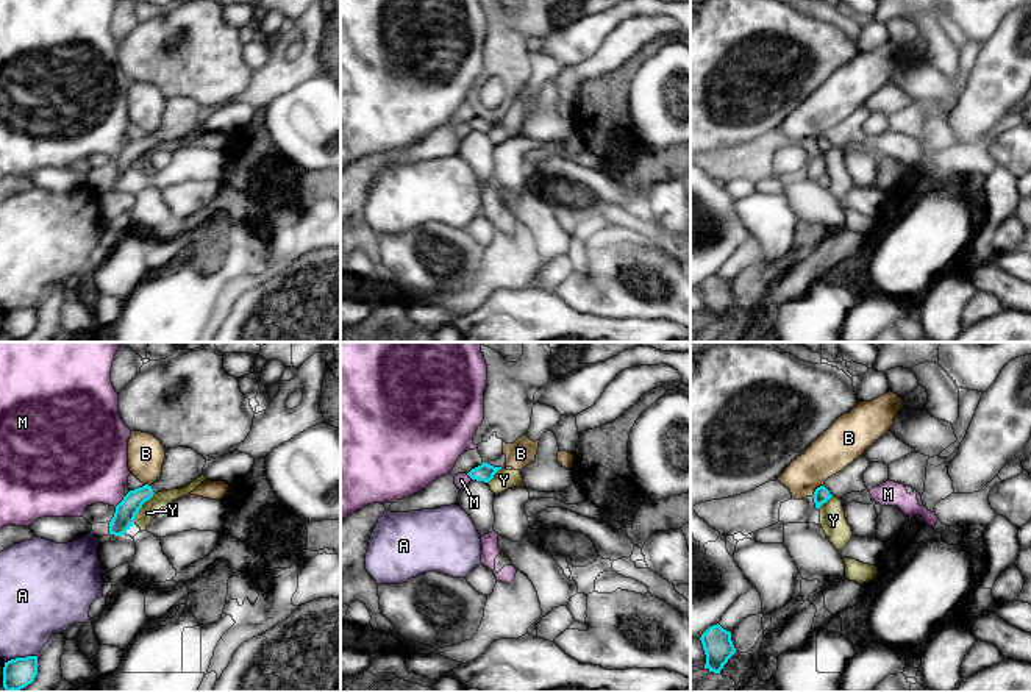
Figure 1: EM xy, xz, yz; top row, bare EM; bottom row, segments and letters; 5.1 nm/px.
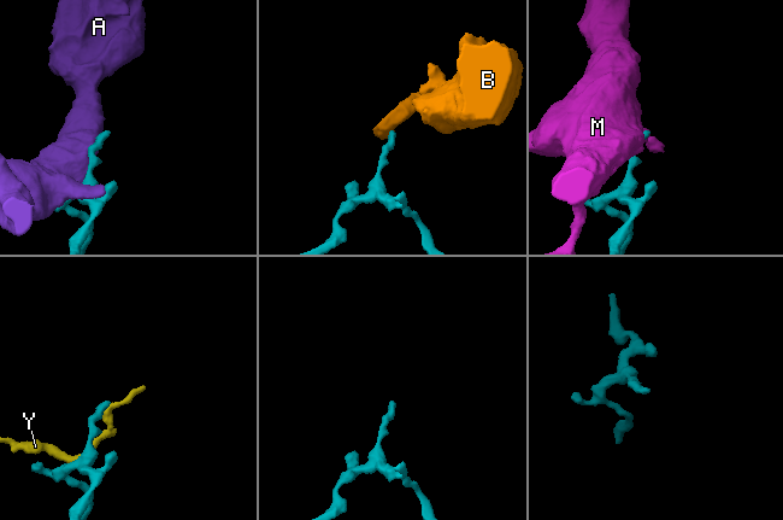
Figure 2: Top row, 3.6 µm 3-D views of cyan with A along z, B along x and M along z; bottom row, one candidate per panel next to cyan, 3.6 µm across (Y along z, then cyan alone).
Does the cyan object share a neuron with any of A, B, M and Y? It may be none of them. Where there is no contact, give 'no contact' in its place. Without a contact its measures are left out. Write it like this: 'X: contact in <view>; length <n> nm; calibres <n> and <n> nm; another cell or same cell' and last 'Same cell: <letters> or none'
A: contact in xy; length 170 nm; calibres 160 and 320 nm; another cell
B: contact in yz; length 90 nm; calibres 80 and 220 nm; another cell
M: contact in xy; length 90 nm; calibres 110 and 400 nm; another cell
Y: contact in xy; length 190 nm; calibres 110 and 90 nm; another cell
Same cell: none

